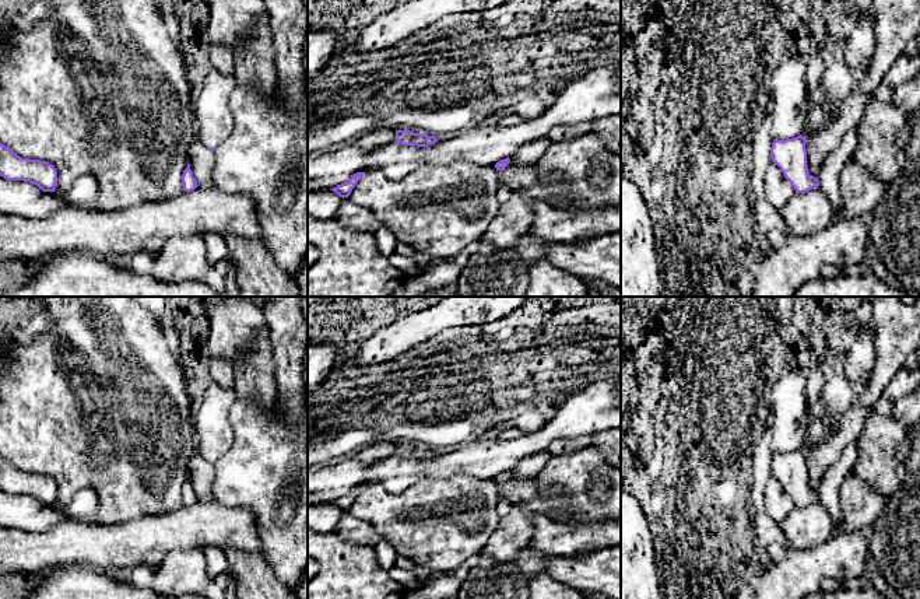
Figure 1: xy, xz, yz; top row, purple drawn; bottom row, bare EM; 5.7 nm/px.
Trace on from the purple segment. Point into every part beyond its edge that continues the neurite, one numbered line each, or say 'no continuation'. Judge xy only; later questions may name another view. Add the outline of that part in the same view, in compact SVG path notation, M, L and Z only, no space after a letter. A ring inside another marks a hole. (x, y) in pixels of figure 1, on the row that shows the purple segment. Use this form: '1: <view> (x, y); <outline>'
1: xy (214, 122); M211 69L203 83L203 91L194 102L196 136L211 148L222 143L233 130L229 97L235 90L233 76Z

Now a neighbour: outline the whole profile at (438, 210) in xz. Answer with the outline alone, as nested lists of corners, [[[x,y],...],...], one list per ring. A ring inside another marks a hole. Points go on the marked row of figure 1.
[[[457,160],[449,165],[425,164],[400,181],[387,178],[382,171],[366,171],[348,199],[369,209],[398,242],[411,245],[419,253],[452,260],[471,242],[480,242],[498,214],[498,188],[494,165]]]

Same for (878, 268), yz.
[[[871,241],[868,244],[867,258],[868,258],[870,269],[879,280],[882,280],[885,284],[896,290],[902,288],[900,280],[888,270],[888,267],[877,253],[877,249],[874,248]]]

